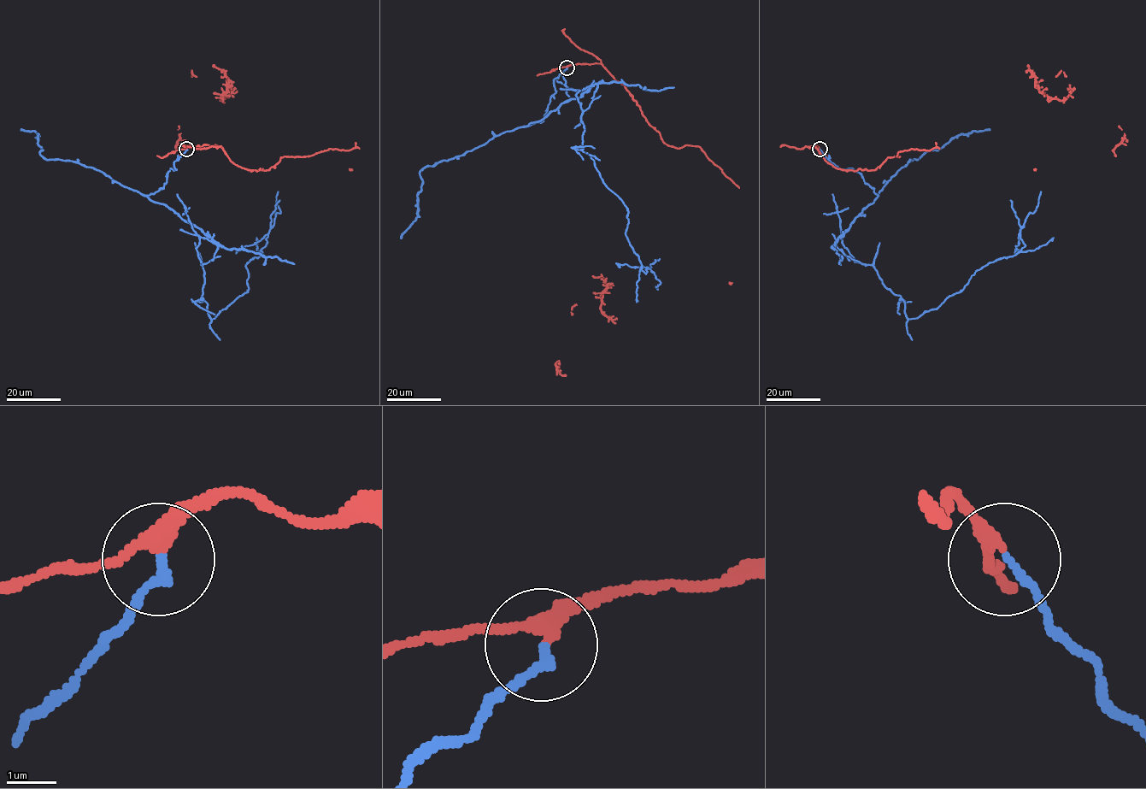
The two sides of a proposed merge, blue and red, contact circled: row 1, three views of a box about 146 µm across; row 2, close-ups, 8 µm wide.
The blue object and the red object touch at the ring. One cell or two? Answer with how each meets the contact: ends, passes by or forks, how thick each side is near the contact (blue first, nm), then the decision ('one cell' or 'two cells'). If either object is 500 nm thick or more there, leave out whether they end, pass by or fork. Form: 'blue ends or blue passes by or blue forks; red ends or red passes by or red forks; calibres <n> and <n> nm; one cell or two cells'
blue ends; red passes by; calibres 180 and 200 nm; two cells

